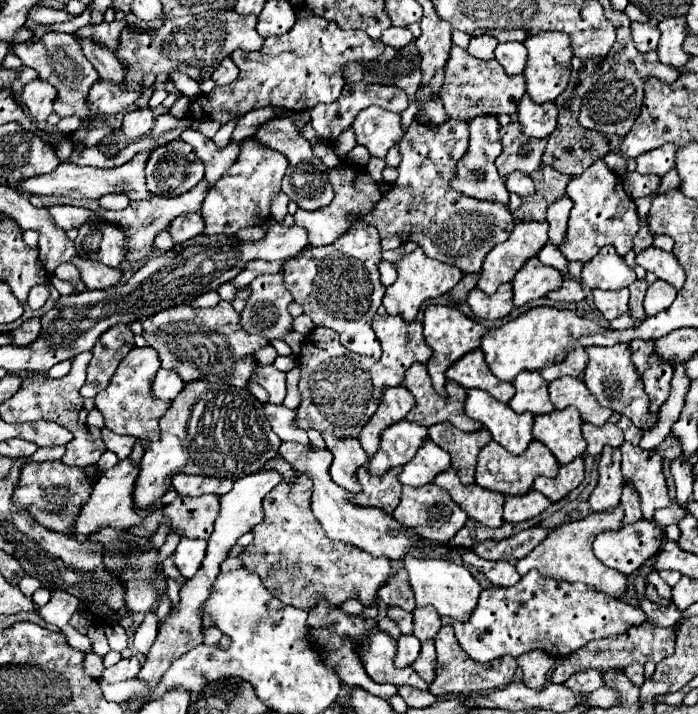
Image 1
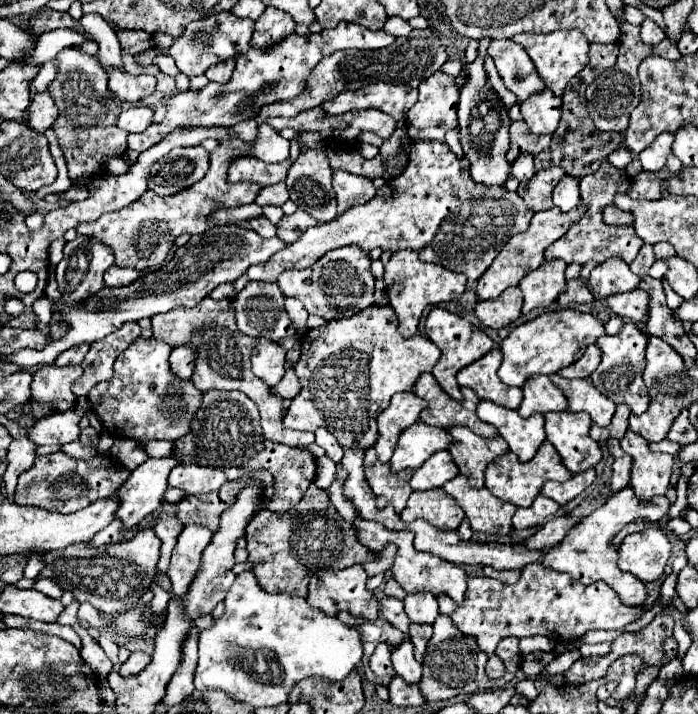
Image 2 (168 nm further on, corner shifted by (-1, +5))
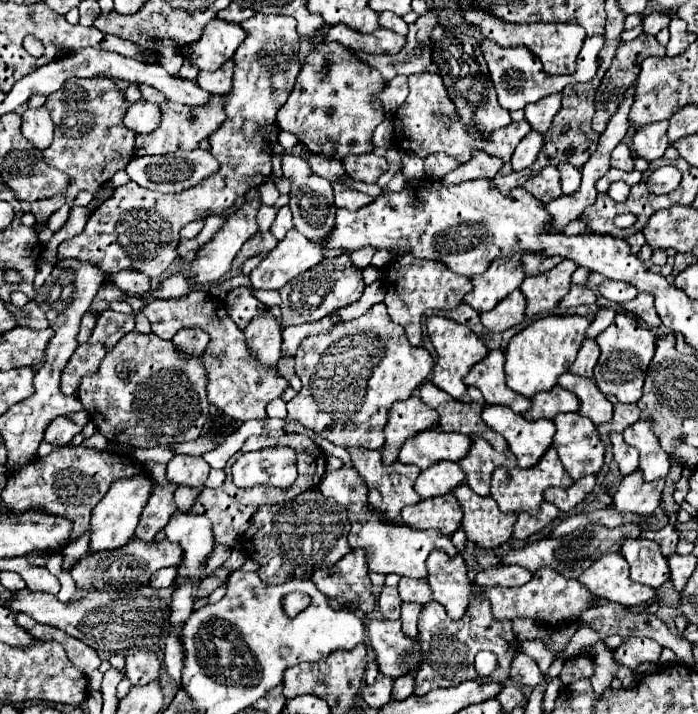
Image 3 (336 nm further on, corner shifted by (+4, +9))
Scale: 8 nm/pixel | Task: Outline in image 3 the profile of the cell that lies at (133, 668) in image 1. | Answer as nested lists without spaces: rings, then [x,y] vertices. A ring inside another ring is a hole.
[[[136,649],[126,655],[124,673],[132,685],[144,685],[160,677],[160,661],[152,651]]]

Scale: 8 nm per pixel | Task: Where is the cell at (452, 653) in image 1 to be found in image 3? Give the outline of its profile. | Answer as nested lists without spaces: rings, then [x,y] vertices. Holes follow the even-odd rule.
[[[484,599],[474,601],[474,611],[468,611],[460,621],[452,621],[444,607],[436,601],[424,605],[420,613],[420,651],[422,651],[422,667],[416,671],[414,695],[426,695],[438,687],[458,687],[462,681],[480,679],[474,671],[474,657],[478,651],[492,651],[498,655],[498,669],[486,679],[494,683],[506,683],[510,675],[512,657],[518,651],[518,639],[512,631],[512,621],[496,621],[490,613],[490,603]]]

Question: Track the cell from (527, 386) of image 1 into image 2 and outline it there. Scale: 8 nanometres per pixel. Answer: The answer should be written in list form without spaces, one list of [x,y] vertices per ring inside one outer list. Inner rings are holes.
[[[539,375],[539,379],[531,379],[527,387],[523,387],[523,403],[517,409],[521,417],[531,417],[533,413],[549,413],[549,411],[565,411],[567,397],[563,391],[551,383],[549,377]]]

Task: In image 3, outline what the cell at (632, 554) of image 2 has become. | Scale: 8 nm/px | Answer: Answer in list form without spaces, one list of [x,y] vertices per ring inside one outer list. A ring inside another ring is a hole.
[[[626,539],[622,545],[622,557],[630,565],[630,577],[636,583],[648,587],[660,587],[670,579],[670,567],[660,551],[660,545],[650,539]]]

